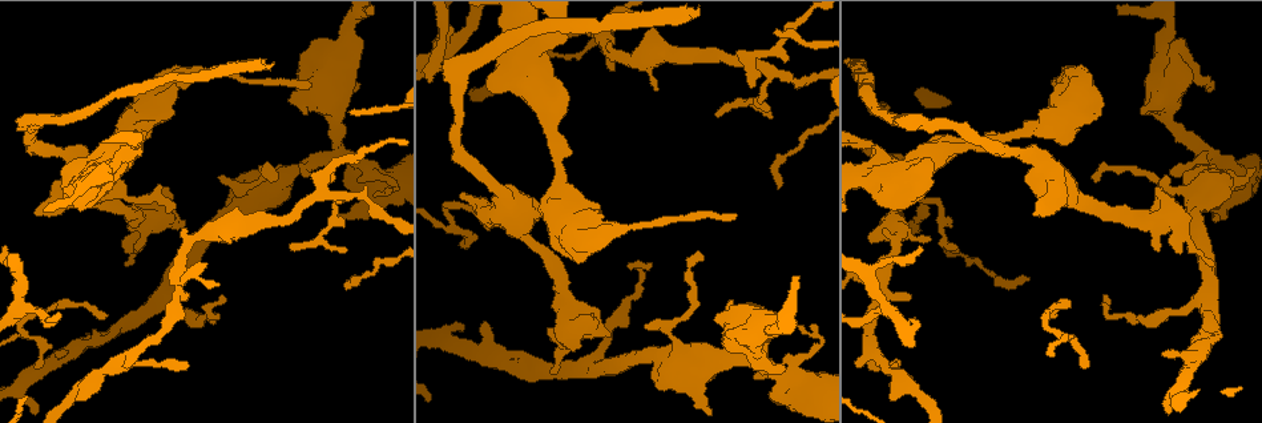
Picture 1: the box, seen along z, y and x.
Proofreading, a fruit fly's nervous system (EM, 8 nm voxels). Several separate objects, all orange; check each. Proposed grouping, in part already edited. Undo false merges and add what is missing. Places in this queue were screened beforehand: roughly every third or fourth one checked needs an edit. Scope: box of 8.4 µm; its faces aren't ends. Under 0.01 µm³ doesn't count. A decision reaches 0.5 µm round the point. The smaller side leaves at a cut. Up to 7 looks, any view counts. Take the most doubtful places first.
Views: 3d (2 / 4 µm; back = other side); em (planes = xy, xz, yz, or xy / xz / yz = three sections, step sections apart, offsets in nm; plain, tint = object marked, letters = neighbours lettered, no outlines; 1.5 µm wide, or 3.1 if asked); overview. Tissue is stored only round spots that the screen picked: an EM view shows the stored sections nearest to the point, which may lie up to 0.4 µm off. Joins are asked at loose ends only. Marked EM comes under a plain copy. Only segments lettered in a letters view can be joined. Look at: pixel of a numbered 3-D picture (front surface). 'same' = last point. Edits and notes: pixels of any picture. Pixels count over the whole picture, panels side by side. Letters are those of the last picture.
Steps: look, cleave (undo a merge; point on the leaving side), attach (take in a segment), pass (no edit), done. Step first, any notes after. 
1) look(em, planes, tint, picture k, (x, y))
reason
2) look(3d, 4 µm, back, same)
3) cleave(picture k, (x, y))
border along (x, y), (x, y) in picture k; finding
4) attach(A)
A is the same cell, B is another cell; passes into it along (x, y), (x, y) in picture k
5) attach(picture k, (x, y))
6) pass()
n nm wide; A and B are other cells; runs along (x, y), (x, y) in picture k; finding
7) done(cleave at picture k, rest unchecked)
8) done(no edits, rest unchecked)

look(em, planes, letters, picture 1, (550, 370))
an open end

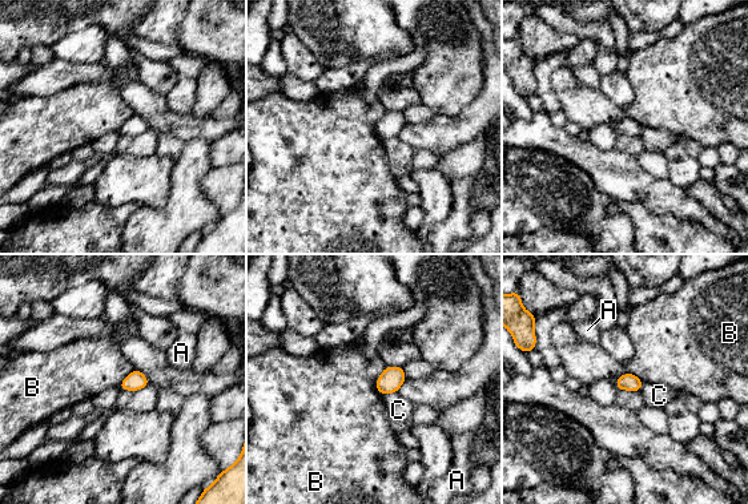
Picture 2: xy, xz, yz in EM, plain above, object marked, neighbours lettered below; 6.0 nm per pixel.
pass()
A, B and C are other cells; none of them fits

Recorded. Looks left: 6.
look(3d, 2 µm, picture 1, (175, 275))
abrupt turn

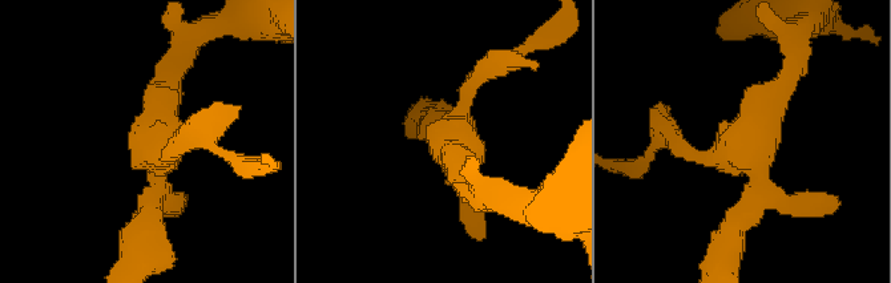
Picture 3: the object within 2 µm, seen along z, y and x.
look(em, xz, step 8, letters, picture 3, (748, 142))

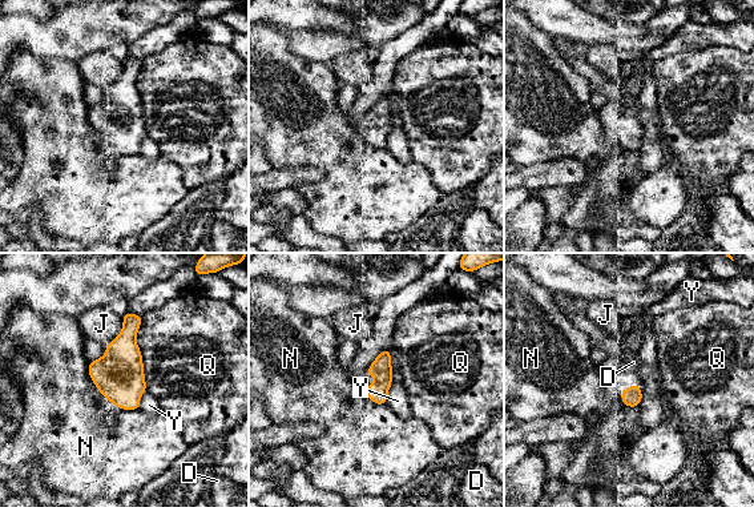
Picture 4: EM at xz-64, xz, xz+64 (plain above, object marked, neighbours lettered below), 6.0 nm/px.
pass()
D, J, N, Q and Y are other cells; border along (141, 316), (136, 345), (146, 390) in picture 4; all the same neuron

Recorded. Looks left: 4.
look(em, planes, tint, picture 1, (168, 213))
an open end

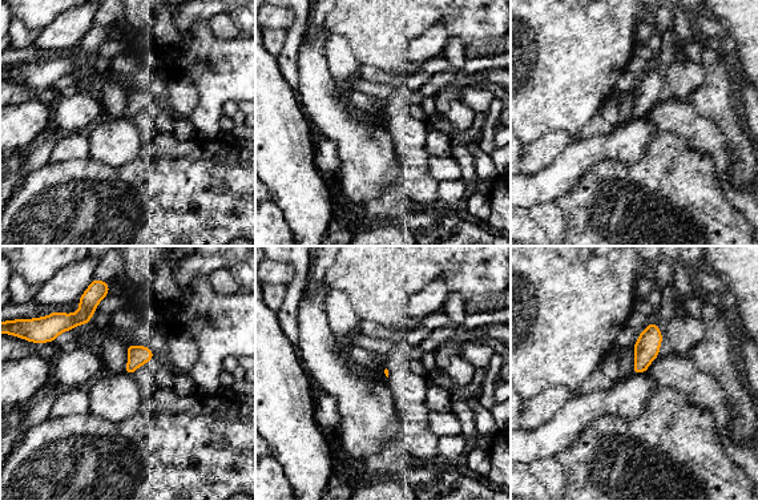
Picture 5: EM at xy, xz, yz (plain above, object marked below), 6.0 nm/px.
look(em, planes, letters, same)
what lies round it

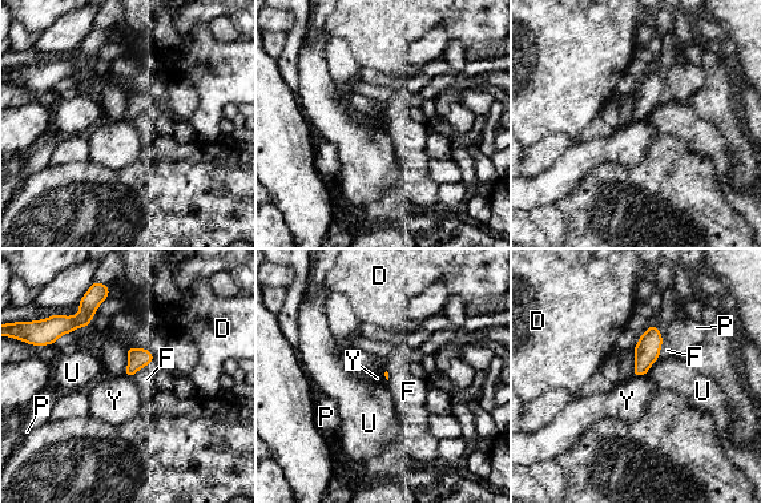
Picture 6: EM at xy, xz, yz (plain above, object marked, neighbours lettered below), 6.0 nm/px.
pass()
D, F, P, U and Y are other cells; border along (645, 374), (633, 377) in picture 6; none of them fits

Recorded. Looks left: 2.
done(no edits, rest unchecked)

